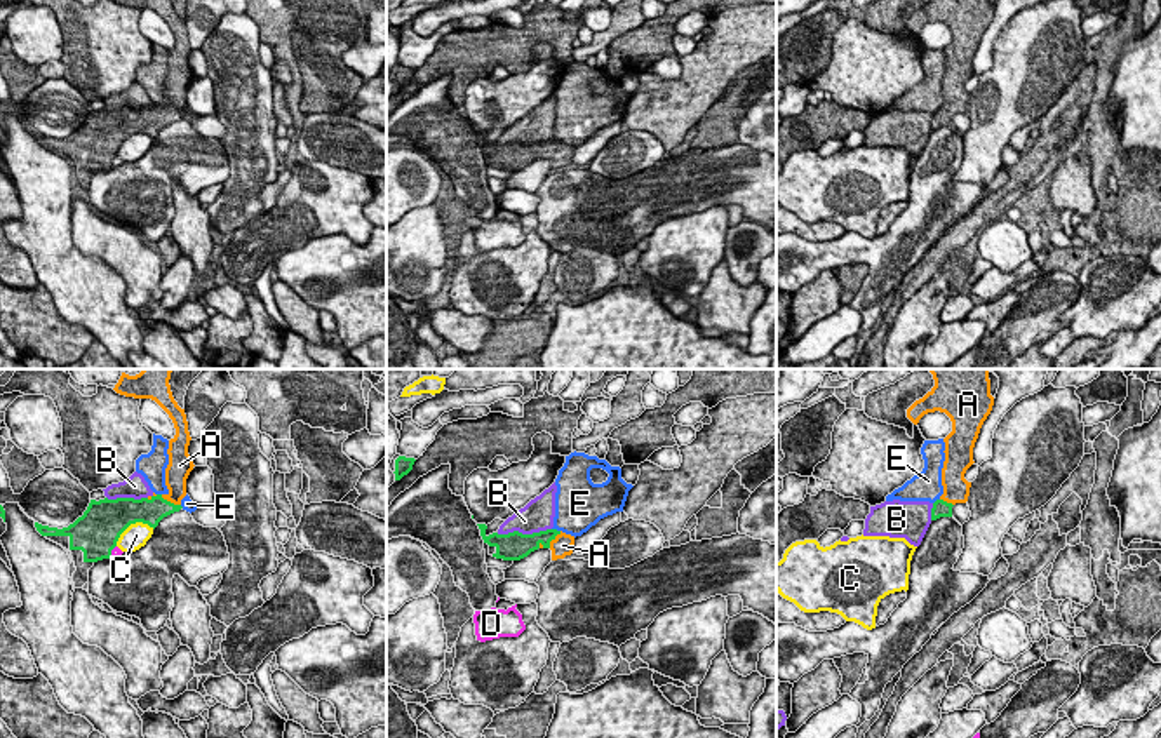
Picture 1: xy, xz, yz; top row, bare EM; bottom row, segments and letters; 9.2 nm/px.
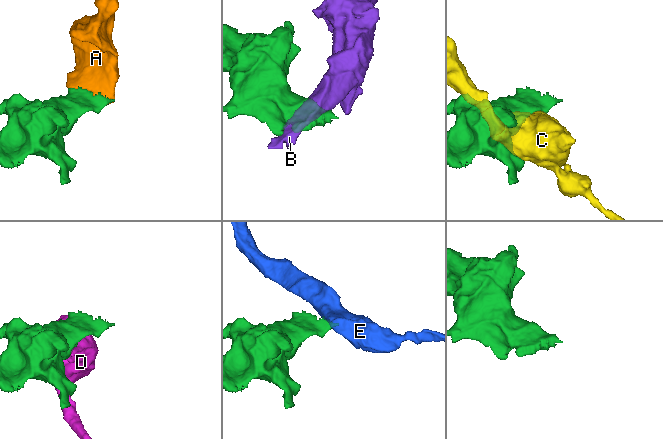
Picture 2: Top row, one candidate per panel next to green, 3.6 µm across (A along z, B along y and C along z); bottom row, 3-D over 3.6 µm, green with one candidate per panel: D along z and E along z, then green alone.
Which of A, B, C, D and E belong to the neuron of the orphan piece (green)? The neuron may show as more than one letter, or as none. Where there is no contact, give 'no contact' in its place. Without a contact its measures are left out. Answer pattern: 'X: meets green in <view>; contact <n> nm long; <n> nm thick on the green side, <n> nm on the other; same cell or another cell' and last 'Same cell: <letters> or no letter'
A: meets green in xy; contact 220 nm long; 240 nm thick on the green side, 200 nm on the other; same cell
B: meets green in xz; contact 500 nm long; 260 nm thick on the green side, 300 nm on the other; another cell
C: meets green in xy; contact 400 nm long; 380 nm thick on the green side, 220 nm on the other; another cell
D: meets green in xy; contact 120 nm long; 420 nm thick on the green side, 90 nm on the other; another cell
E: meets green in xz; contact 90 nm long; 130 nm thick on the green side, 380 nm on the other; another cell
Same cell: A

